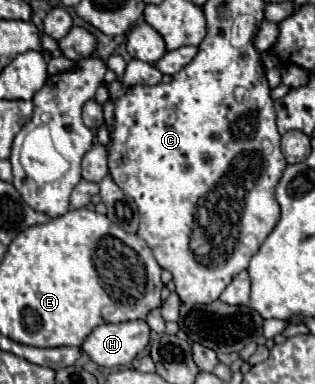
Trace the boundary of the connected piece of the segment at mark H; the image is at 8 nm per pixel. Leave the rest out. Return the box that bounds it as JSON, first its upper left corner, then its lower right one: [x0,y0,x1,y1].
[82,320,150,366]

